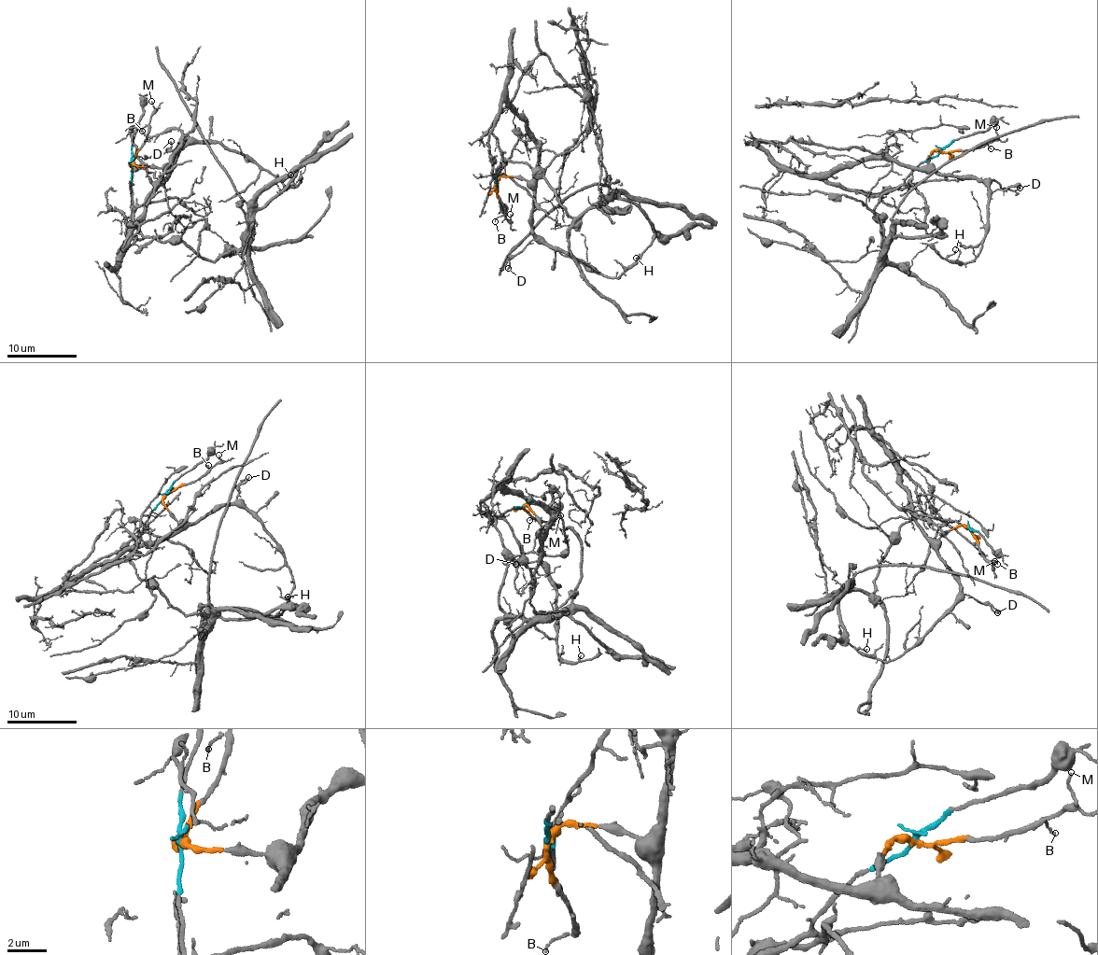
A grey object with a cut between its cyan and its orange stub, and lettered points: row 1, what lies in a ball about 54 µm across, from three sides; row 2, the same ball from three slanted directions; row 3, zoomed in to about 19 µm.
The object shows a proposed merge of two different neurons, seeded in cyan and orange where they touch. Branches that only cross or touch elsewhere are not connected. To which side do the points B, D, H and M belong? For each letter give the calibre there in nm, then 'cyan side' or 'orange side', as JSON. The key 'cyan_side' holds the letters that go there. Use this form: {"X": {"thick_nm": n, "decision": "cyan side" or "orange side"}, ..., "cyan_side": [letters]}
{"B": {"thick_nm": 100, "decision": "orange side"}, "D": {"thick_nm": 160, "decision": "orange side"}, "H": {"thick_nm": 110, "decision": "orange side"}, "M": {"thick_nm": 100, "decision": "orange side"}, "cyan_side": []}

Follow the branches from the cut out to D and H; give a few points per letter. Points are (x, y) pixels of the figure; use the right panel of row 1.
D: (941, 151), (933, 150), (927, 161), (936, 173), (989, 181), (1016, 191), (1020, 188)
H: (941, 151), (927, 161), (936, 173), (979, 178), (988, 190), (979, 252), (964, 264), (950, 259), (955, 249)

